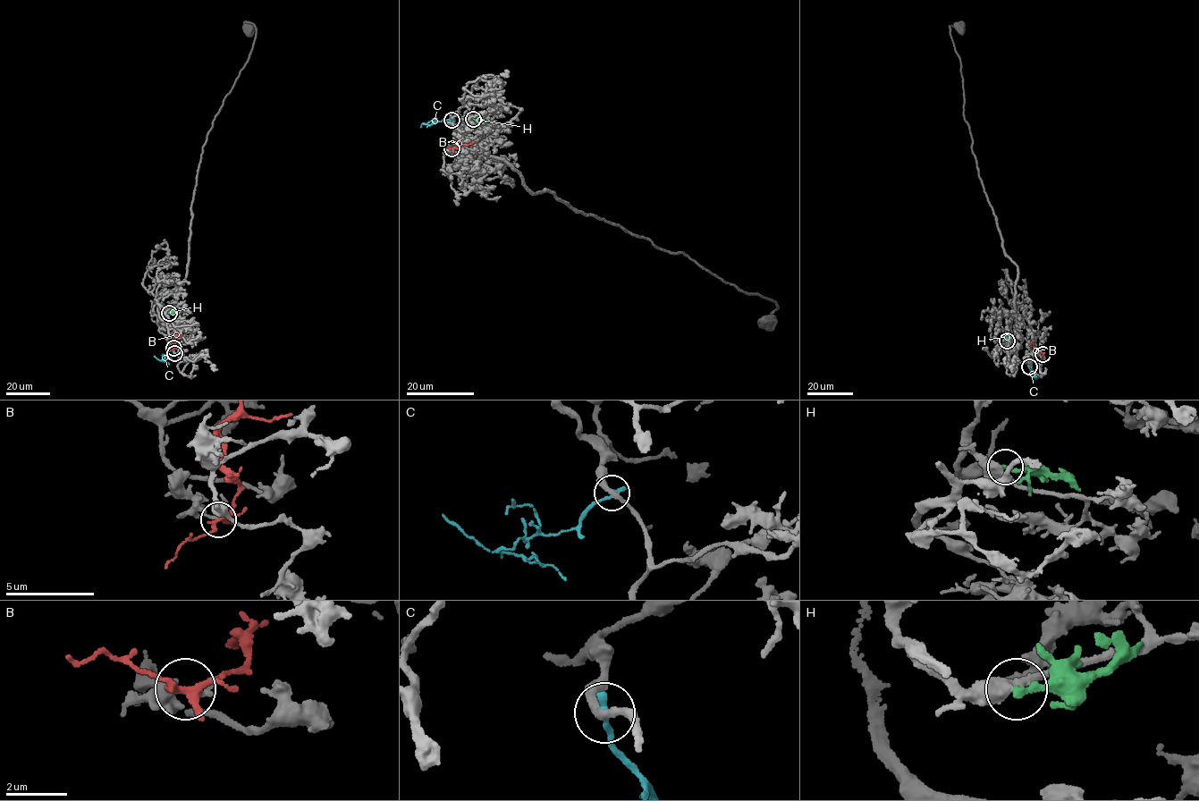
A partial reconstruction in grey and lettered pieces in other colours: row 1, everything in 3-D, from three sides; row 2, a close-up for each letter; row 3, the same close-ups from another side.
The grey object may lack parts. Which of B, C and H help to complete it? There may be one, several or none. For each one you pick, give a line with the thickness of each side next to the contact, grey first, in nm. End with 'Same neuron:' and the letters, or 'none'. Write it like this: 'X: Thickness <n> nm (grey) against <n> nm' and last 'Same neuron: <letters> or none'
H: Thickness 360 nm (grey) against 200 nm
Same neuron: H

